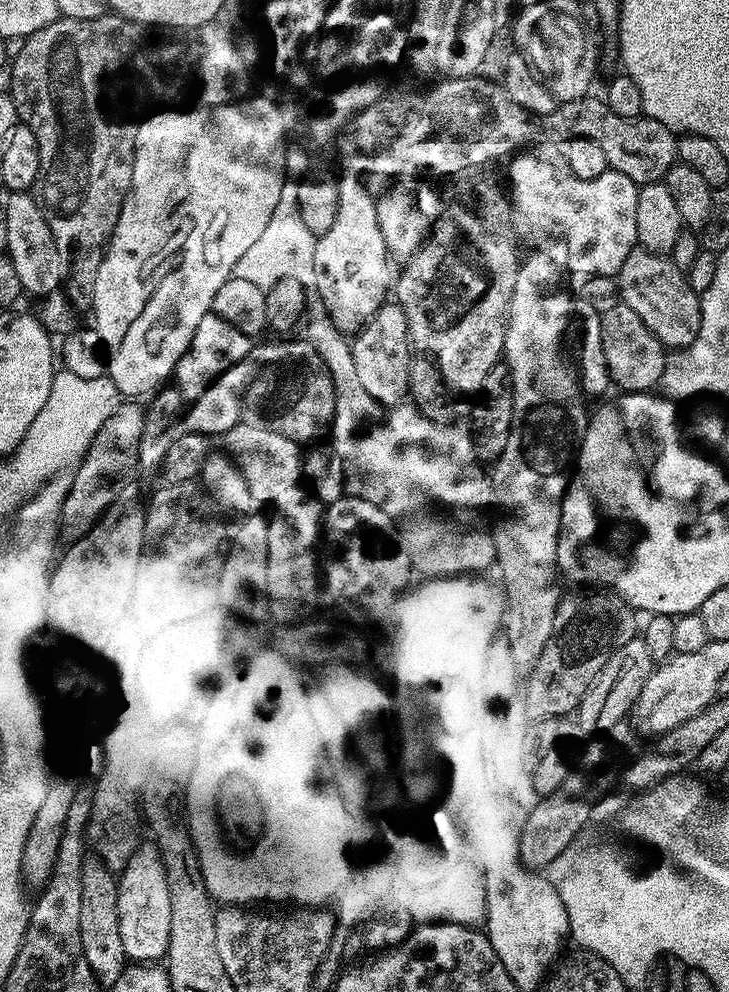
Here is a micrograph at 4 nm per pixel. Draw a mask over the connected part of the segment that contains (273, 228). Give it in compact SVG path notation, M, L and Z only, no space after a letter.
M292 178L285 179L282 186L282 198L278 198L278 206L274 206L274 214L270 214L270 223L254 246L238 258L235 275L254 282L254 286L267 289L274 286L282 278L298 278L305 286L314 285L314 246L316 236L310 234L308 227L302 222L302 213L298 210L298 183Z

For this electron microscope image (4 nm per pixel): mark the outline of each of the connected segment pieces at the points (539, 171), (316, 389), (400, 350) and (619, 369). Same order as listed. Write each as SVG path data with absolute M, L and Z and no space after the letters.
M554 144L521 150L507 164L513 217L521 225L548 232L544 234L555 233L552 231L557 228L568 251L571 271L581 272L581 277L615 277L622 262L626 262L626 254L637 247L634 210L638 210L640 190L634 181L611 170L598 174L598 178L578 178L570 170L563 151Z
M304 338L290 341L284 353L274 360L265 363L249 384L247 407L251 411L253 408L256 412L264 412L263 423L278 430L278 434L286 434L286 438L297 442L319 441L316 439L331 429L336 407L336 391L326 362L322 362L316 347Z
M386 302L378 309L363 328L351 337L352 353L354 354L354 366L358 369L358 378L362 381L362 387L376 397L379 404L396 406L401 403L403 396L409 395L408 379L410 378L410 366L412 365L412 345L408 343L408 323L406 314L400 305L395 302Z
M623 302L600 313L602 322L602 351L606 354L608 379L613 385L620 387L621 393L652 392L663 381L666 367L666 349L660 339L655 336Z

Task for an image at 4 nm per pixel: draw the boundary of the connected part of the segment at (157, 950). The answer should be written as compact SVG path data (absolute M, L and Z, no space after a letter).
M156 847L137 848L127 867L119 873L116 897L118 931L122 934L125 957L140 966L163 961L170 942L170 886L166 882L166 870Z

